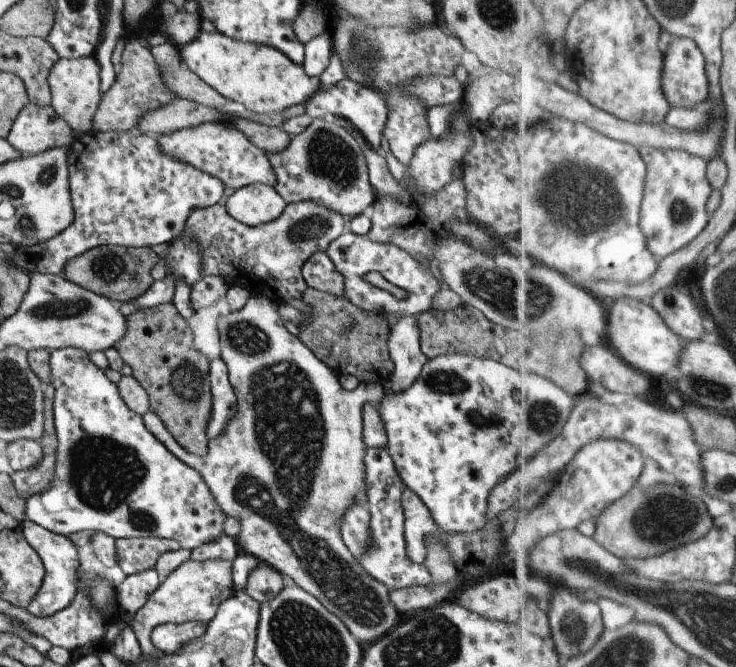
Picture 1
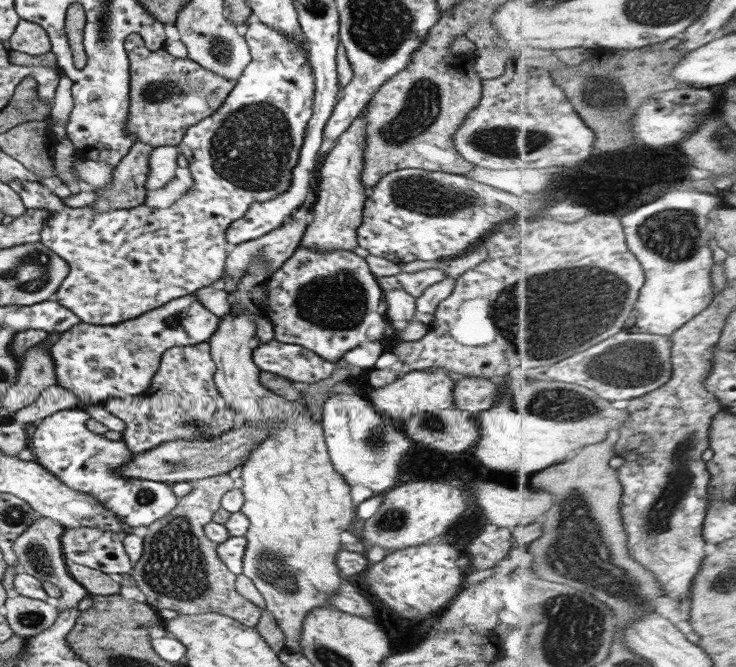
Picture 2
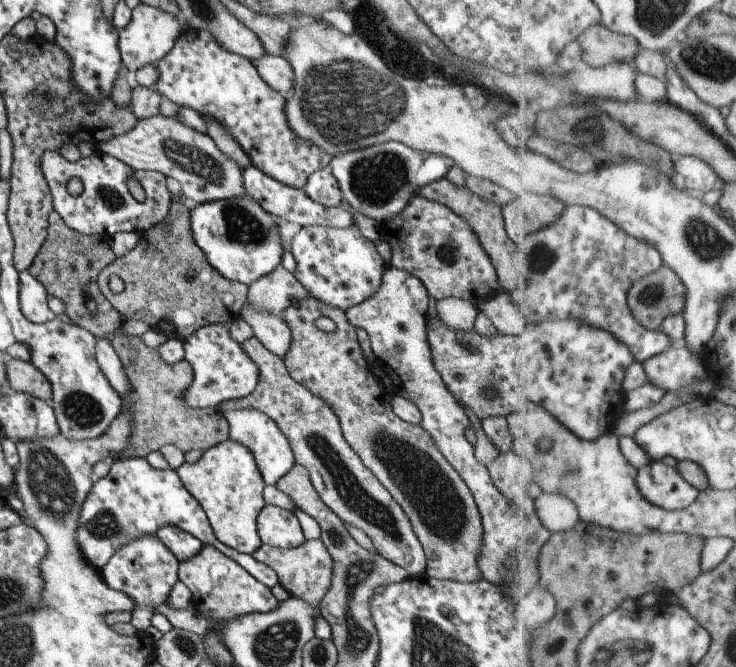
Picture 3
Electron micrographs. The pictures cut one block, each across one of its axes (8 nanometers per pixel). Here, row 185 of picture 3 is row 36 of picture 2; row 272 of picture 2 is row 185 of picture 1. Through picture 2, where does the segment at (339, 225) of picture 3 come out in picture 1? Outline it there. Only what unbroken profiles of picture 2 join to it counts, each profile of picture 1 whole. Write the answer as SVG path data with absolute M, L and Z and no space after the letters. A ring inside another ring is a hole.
M93 130L85 131L83 134L76 136L68 145L66 150L66 169L68 172L68 193L70 196L70 203L73 209L72 221L55 236L38 242L37 246L33 249L21 249L15 246L14 253L12 254L12 266L22 269L24 273L30 277L32 271L39 271L45 275L57 275L62 271L65 263L80 254L83 254L86 250L98 247L98 246L122 246L122 247L150 247L157 246L161 242L171 243L184 228L186 218L189 212L193 209L207 208L219 202L219 198L223 196L223 185L218 178L205 174L187 163L184 163L180 159L169 158L168 155L164 155L159 149L156 143L155 137L147 133L139 133L131 135L131 131L105 131L97 132Z

